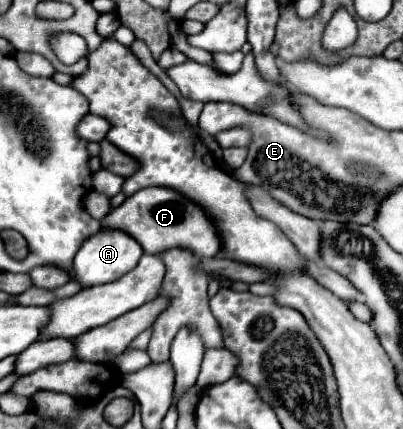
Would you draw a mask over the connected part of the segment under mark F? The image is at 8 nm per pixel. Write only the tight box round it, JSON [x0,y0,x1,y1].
[102,188,220,258]

